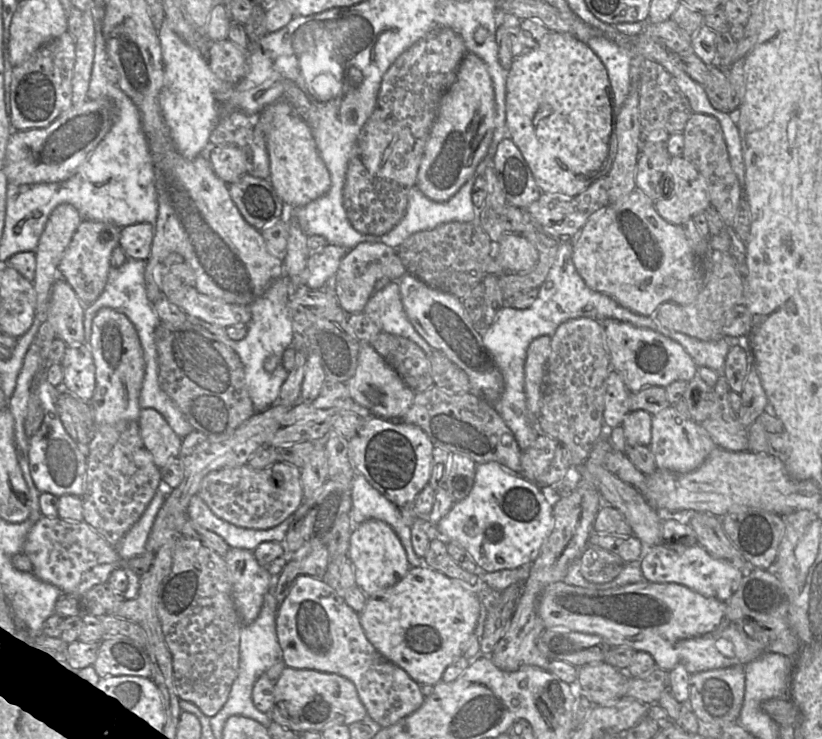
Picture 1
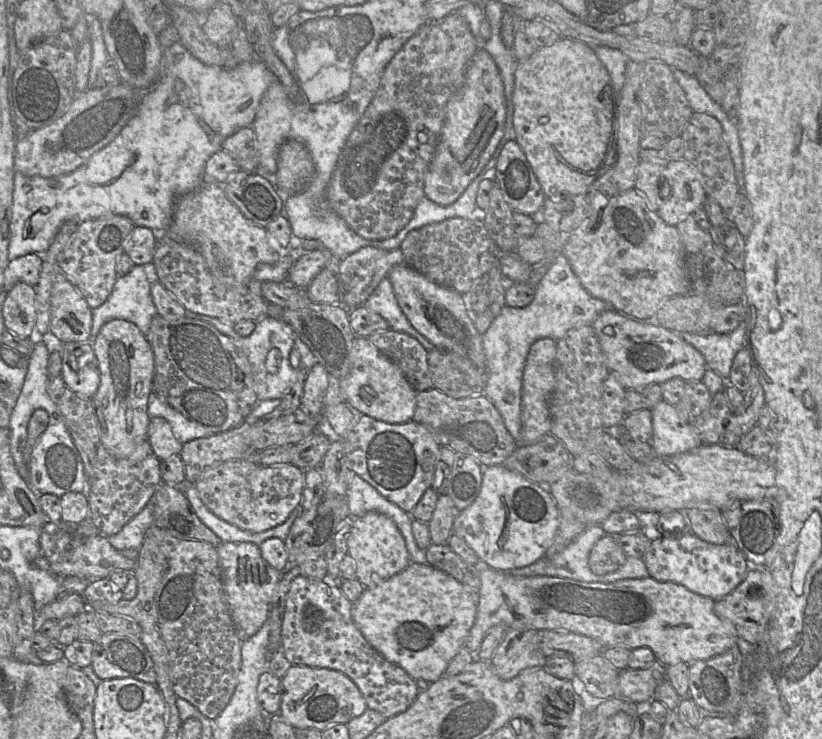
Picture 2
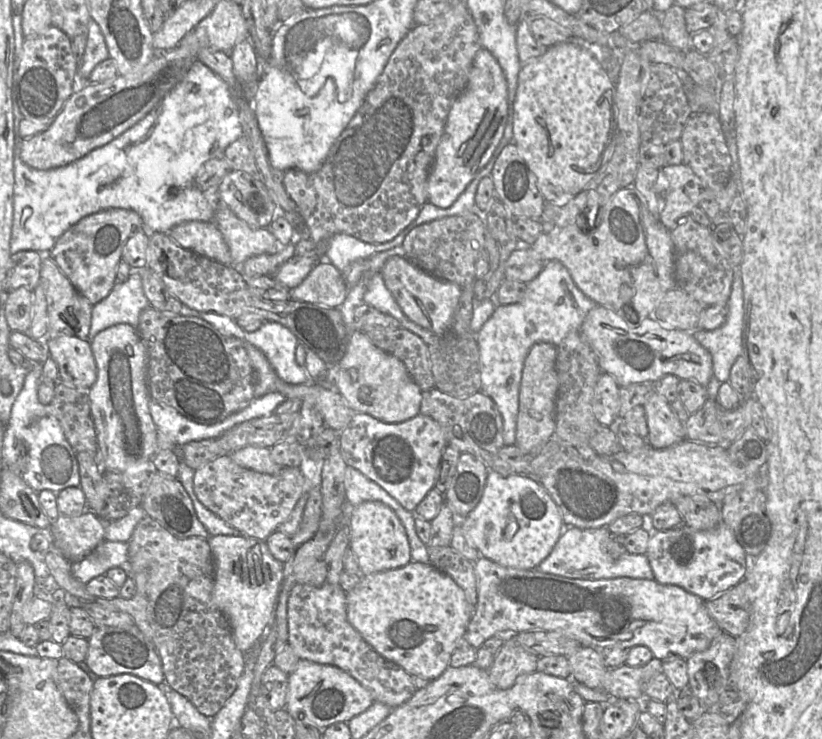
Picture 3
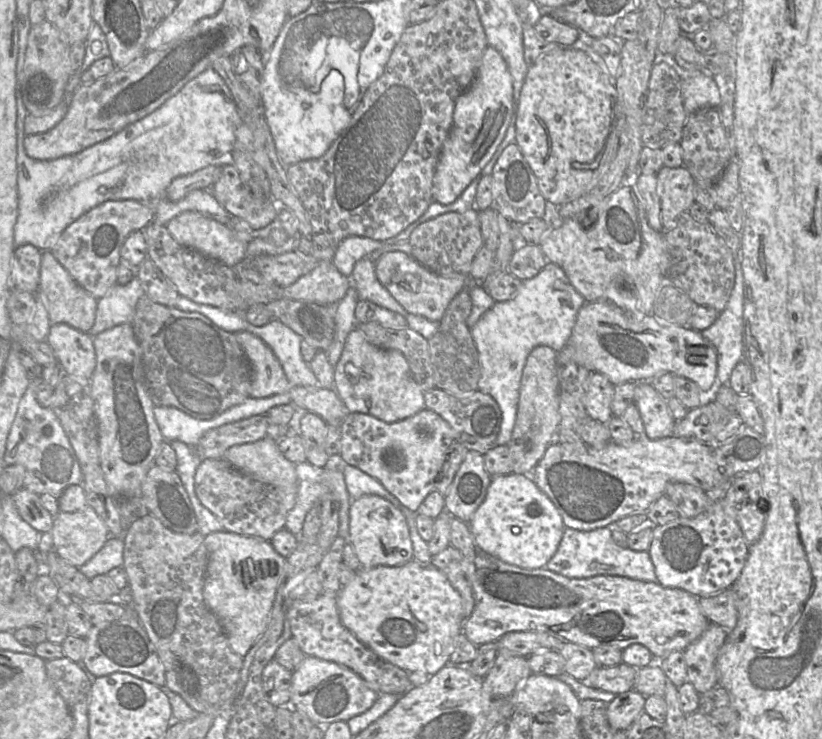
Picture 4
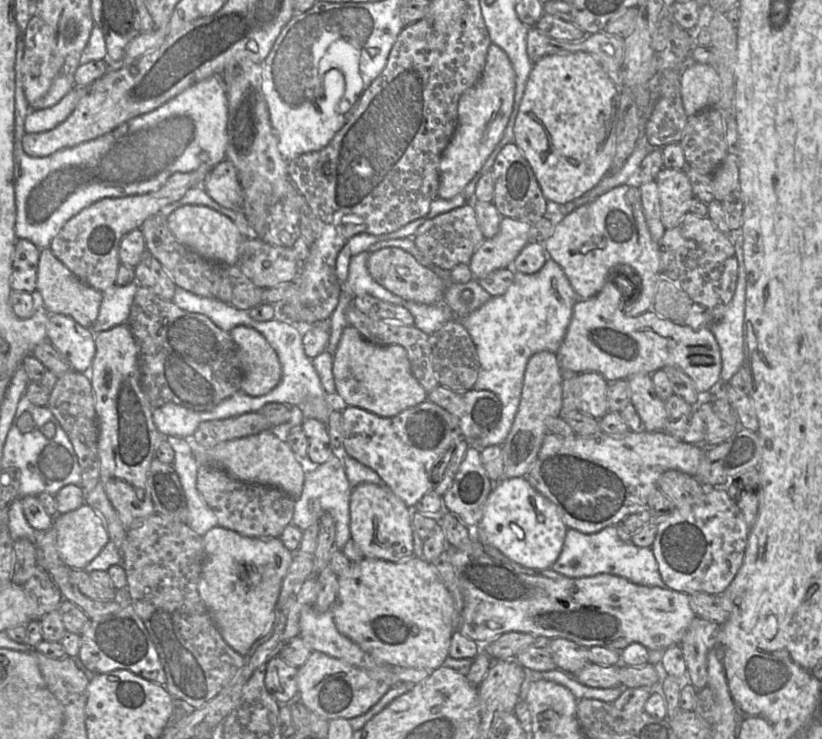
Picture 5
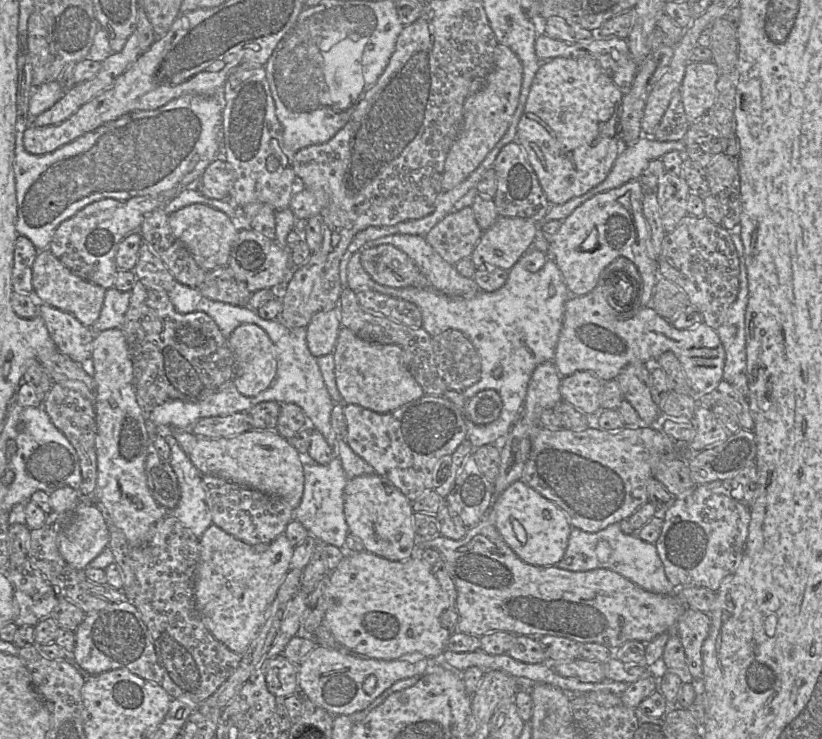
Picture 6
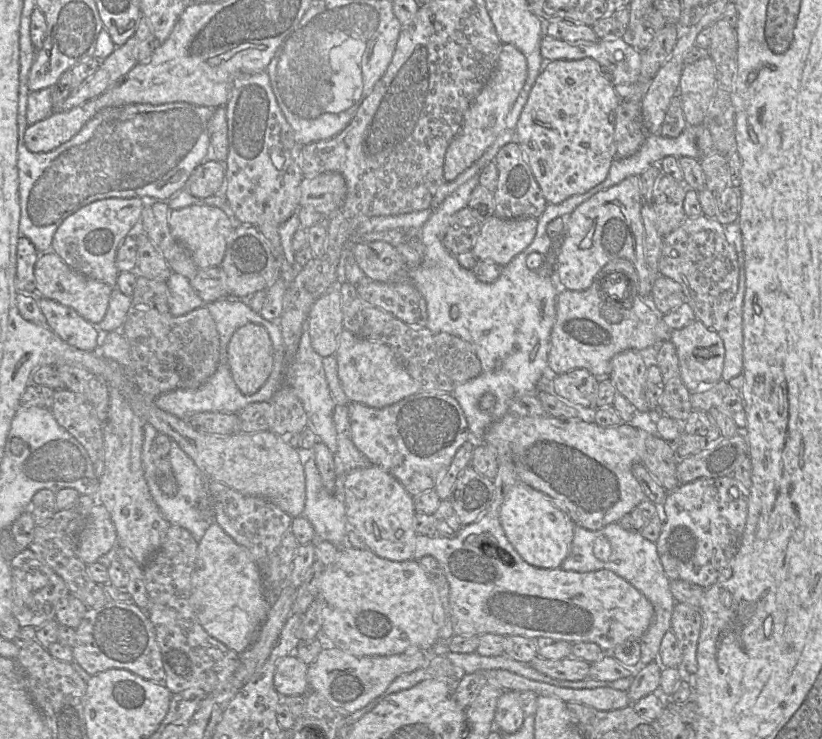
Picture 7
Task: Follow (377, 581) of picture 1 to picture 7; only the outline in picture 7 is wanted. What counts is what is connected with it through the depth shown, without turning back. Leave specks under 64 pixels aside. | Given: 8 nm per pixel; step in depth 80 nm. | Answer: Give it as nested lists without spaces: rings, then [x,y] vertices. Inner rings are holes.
[[[370,465],[348,471],[344,484],[344,503],[350,529],[363,538],[366,548],[377,556],[392,561],[411,560],[416,548],[413,497],[387,471]]]

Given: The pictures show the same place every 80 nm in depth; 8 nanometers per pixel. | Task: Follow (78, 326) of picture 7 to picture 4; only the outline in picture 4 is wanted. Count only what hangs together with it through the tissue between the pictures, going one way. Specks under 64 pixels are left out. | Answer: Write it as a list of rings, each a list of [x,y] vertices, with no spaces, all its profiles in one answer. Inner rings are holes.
[[[51,324],[46,342],[61,371],[77,381],[90,381],[96,366],[93,337],[67,324]]]

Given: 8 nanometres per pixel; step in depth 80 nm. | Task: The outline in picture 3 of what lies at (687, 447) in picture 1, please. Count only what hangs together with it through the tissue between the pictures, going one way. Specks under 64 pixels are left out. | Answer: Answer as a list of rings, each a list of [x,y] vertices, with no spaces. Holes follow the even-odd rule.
[[[652,392],[643,407],[648,426],[646,441],[652,448],[667,448],[685,439],[684,423],[658,393]]]

